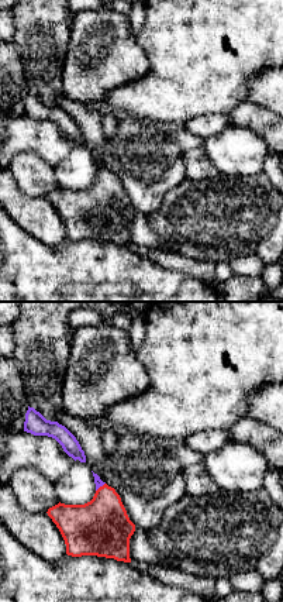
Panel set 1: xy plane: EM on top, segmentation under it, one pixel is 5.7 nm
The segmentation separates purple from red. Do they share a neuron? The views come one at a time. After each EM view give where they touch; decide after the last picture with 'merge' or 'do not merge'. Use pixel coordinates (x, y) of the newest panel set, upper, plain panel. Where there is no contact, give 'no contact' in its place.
meets purple at (100, 169)

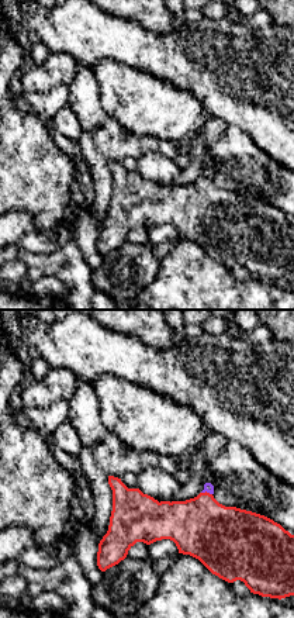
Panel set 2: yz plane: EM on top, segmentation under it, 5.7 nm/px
meets purple at (207, 176)

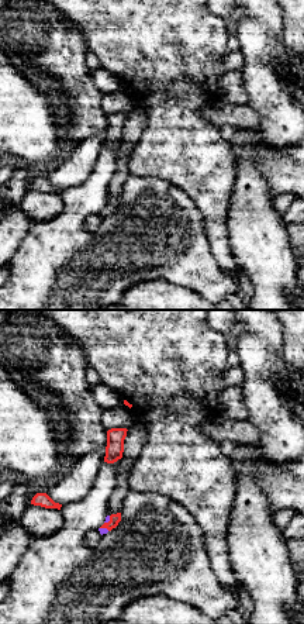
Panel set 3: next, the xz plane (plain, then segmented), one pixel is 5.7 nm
meets purple at (109, 204)

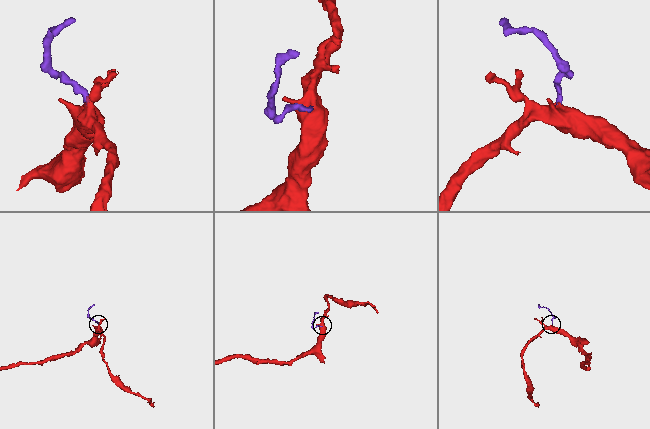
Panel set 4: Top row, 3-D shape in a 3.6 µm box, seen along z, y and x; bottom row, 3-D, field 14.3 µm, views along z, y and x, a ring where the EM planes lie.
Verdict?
merge

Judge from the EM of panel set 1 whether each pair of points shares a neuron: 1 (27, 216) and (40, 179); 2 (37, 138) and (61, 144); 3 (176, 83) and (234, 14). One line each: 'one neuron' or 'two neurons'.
1: two neurons
2: one neuron
3: one neuron

